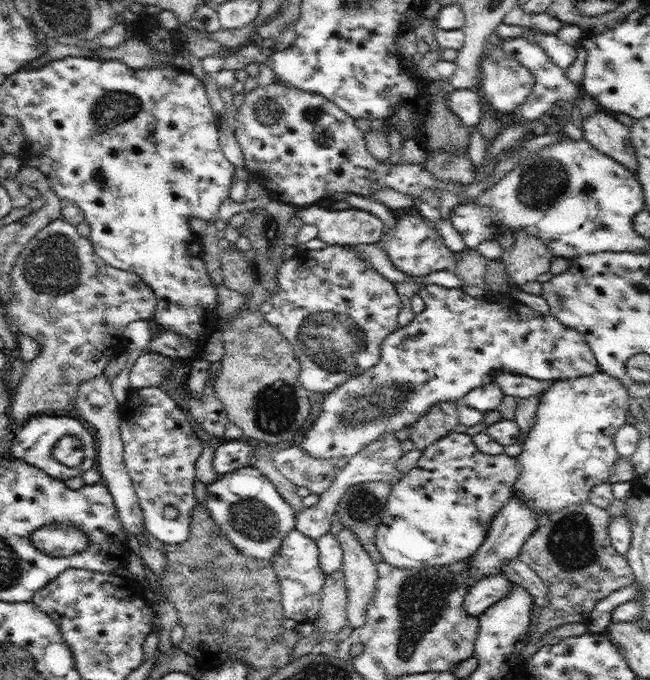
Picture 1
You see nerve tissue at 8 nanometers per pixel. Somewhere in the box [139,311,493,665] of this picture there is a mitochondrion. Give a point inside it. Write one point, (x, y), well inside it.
(420, 599)

